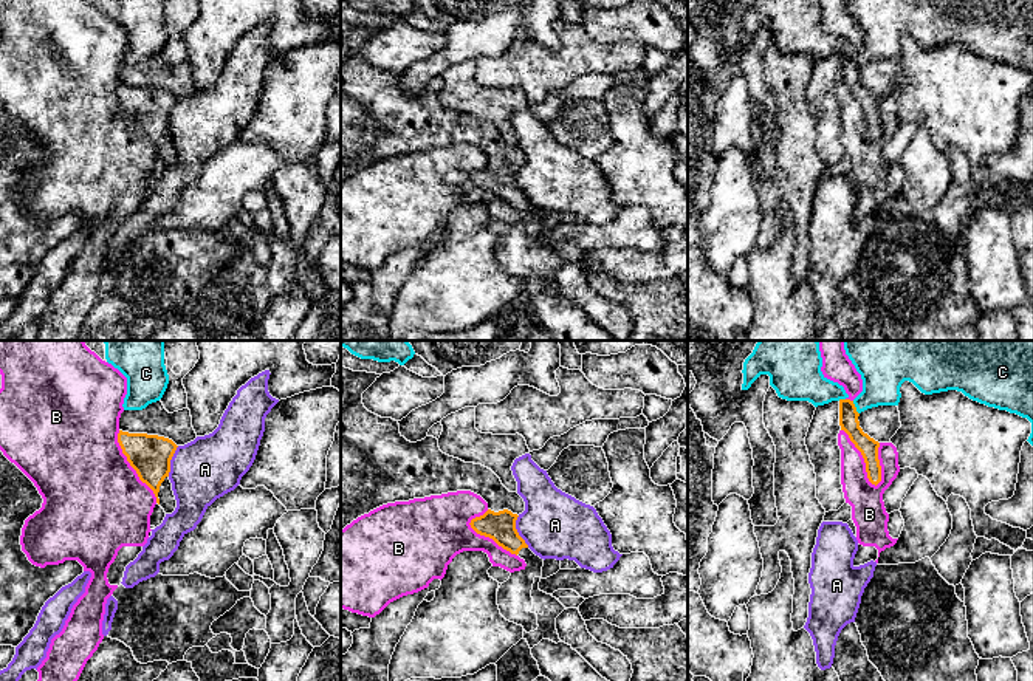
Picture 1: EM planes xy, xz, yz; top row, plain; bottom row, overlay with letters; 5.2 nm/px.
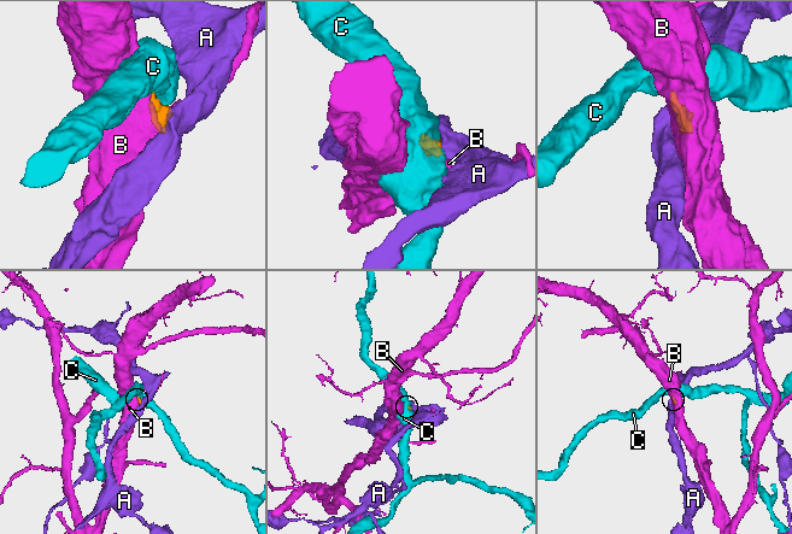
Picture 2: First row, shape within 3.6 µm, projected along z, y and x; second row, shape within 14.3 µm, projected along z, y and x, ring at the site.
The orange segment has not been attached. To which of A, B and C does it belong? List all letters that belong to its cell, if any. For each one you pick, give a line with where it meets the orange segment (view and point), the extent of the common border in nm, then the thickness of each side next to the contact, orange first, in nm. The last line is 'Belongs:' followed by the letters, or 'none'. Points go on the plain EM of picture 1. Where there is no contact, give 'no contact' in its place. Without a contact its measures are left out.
Belongs: none

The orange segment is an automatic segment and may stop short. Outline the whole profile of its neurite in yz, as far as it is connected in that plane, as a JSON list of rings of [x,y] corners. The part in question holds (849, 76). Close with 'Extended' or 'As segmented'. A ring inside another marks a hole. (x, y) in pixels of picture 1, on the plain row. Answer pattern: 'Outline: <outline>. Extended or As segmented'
Outline: [[[839,53],[818,59],[810,76],[805,99],[815,119],[816,152],[825,166],[838,164],[846,156],[841,138],[841,102],[838,99],[841,84],[861,105],[869,135],[875,139],[881,135],[880,96],[863,85],[858,70],[853,54]]]. Extended

